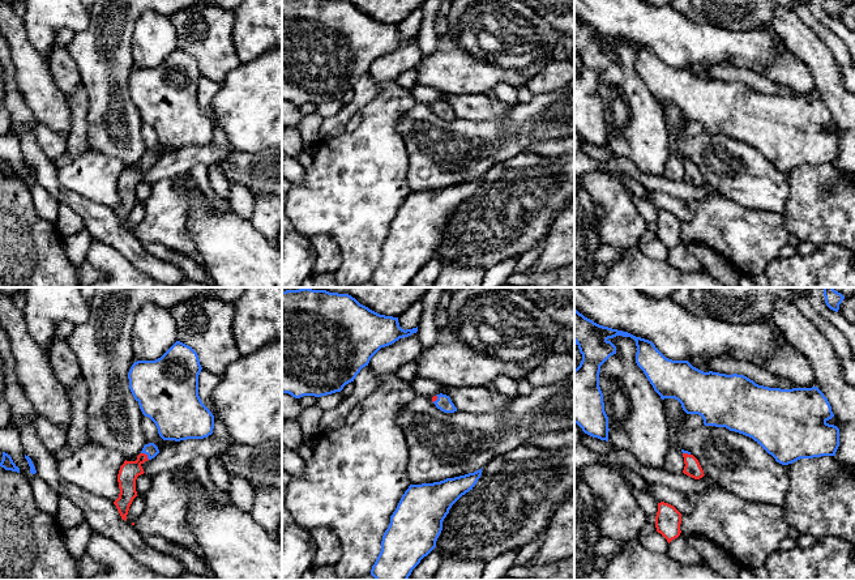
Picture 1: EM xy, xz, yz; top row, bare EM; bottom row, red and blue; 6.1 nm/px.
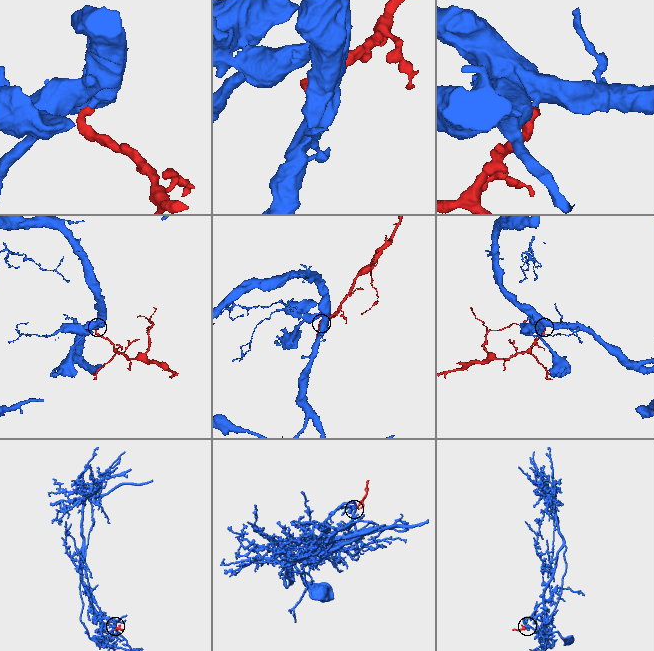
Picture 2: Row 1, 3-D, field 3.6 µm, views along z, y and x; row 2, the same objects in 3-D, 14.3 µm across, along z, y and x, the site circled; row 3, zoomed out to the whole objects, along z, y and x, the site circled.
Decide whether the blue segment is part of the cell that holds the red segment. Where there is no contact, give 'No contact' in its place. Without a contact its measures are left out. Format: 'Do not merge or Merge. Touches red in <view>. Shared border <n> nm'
Merge. Touches red in xy. Shared border 70 nm

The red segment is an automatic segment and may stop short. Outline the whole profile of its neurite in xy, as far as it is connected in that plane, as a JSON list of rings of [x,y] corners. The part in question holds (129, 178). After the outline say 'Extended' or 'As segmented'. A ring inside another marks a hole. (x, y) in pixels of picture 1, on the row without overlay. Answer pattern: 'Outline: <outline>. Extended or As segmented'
Outline: [[[154,150],[145,152],[136,169],[124,169],[117,182],[117,189],[120,201],[114,209],[121,226],[125,229],[129,214],[133,206],[137,204],[136,187],[144,182],[142,171],[154,166],[159,161],[158,154]]]. Extended

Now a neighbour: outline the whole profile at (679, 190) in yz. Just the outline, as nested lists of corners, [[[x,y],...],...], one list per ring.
[[[582,152],[574,154],[574,175],[581,176],[582,174],[595,171],[629,176],[640,182],[647,191],[663,192],[684,202],[719,195],[718,191],[706,183],[694,187],[684,180],[671,180],[666,176],[645,174],[632,161],[624,157],[610,154],[606,161],[598,161]]]

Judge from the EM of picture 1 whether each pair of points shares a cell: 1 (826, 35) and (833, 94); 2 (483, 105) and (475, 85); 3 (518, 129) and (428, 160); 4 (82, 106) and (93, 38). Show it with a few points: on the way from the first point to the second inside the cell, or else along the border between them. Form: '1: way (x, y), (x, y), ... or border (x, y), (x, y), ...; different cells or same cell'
1: border (807, 24), (824, 42), (839, 65); different cells
2: border (487, 93), (448, 94); different cells
3: way (496, 140), (450, 152); same cell
4: border (81, 84), (88, 96), (88, 120); different cells

